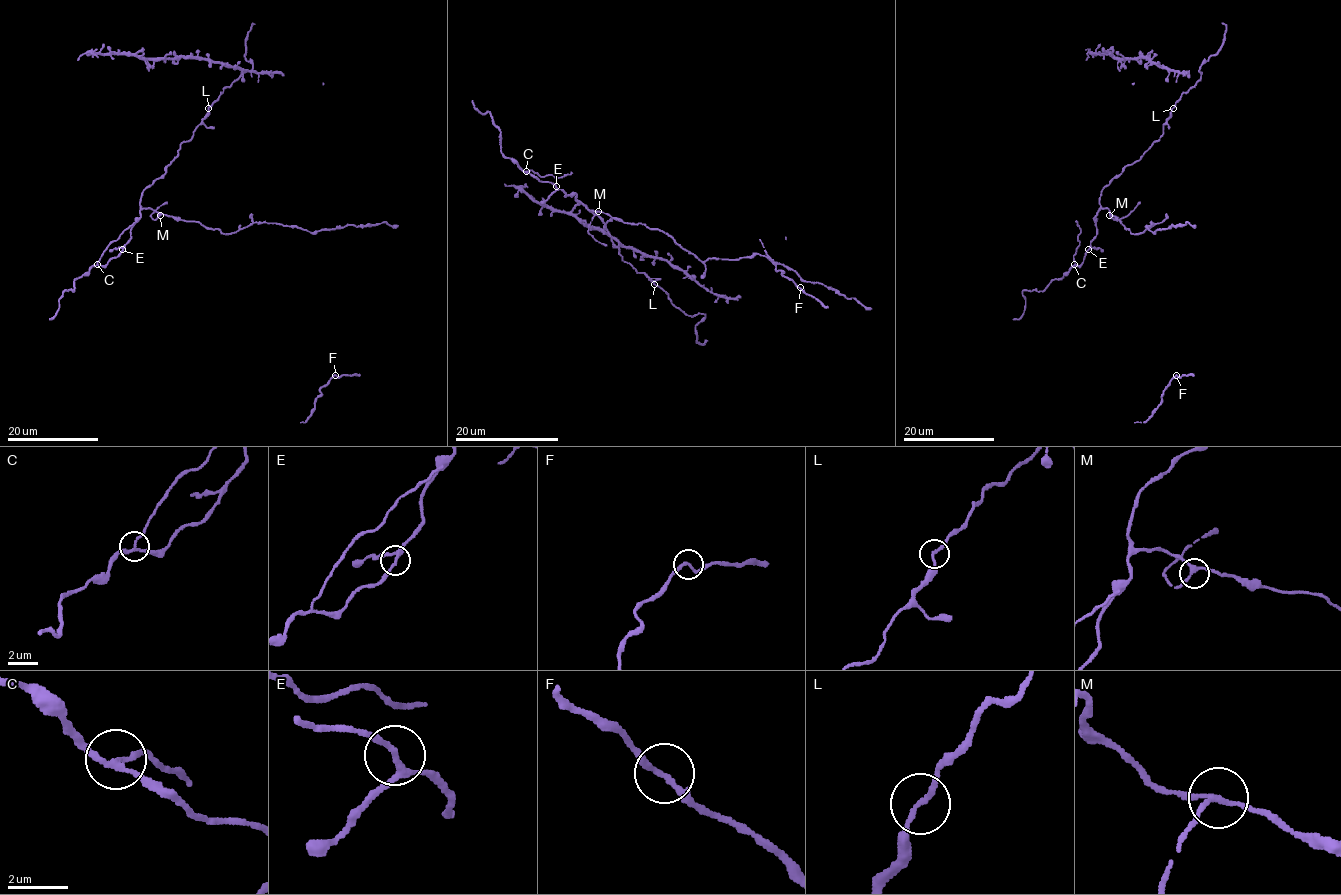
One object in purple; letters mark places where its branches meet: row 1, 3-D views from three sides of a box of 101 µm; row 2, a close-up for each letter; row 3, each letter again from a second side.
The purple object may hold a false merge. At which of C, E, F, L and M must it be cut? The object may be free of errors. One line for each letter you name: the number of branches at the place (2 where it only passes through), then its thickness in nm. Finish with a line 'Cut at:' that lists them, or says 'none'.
C: branches 3; calibre 160 nm
Cut at: C

